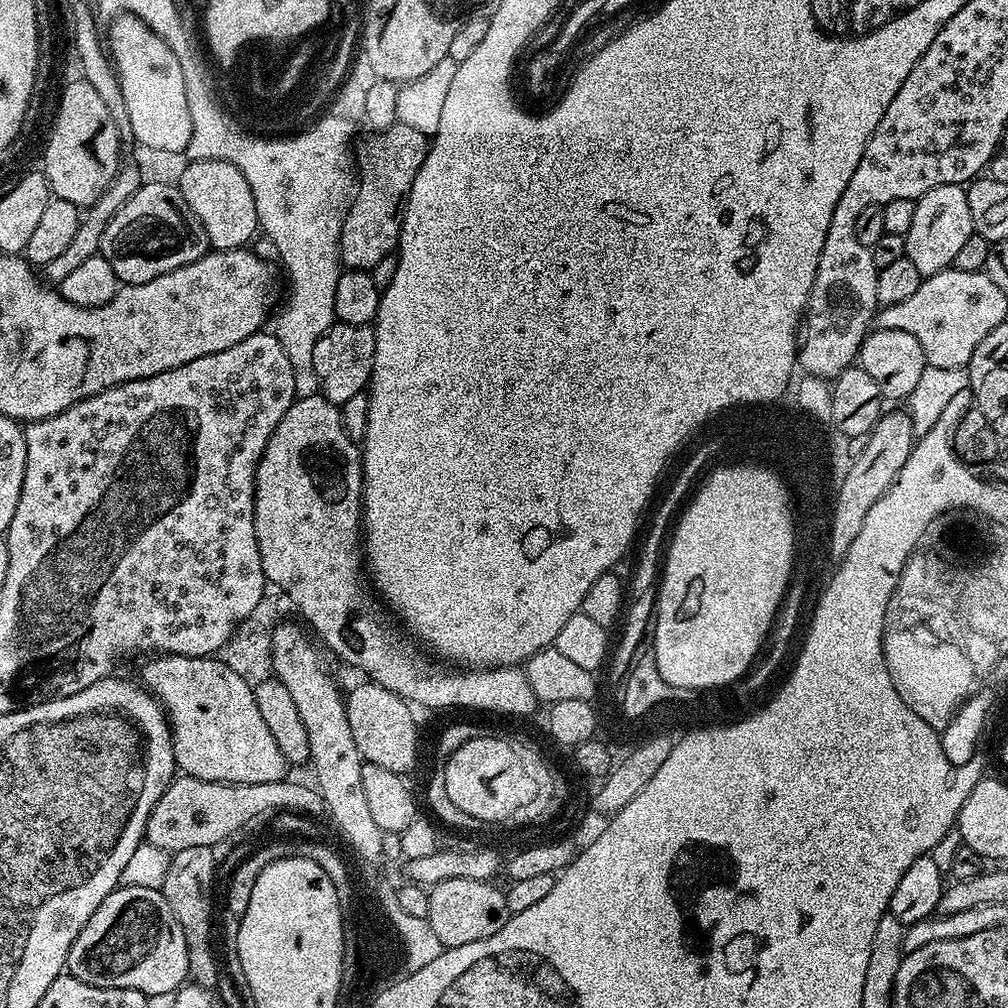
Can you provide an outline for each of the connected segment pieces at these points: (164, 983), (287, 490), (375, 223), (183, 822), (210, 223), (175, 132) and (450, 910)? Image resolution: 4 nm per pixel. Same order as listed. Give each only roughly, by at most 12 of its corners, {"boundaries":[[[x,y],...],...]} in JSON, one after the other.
{"boundaries":[[[118,886],[66,972],[146,997],[189,979],[163,891]],[[293,400],[256,471],[277,584],[338,659],[413,705],[530,715],[527,671],[447,672],[362,571],[362,448]],[[399,122],[354,152],[345,269],[375,269],[400,243],[429,137]],[[180,774],[144,835],[171,854],[217,846],[259,816],[326,807],[291,778],[223,784]],[[188,160],[178,187],[213,249],[251,245],[258,210],[230,162]],[[132,12],[106,30],[133,139],[183,155],[184,62]],[[474,878],[428,889],[445,948],[490,938],[510,913],[505,889]]]}

